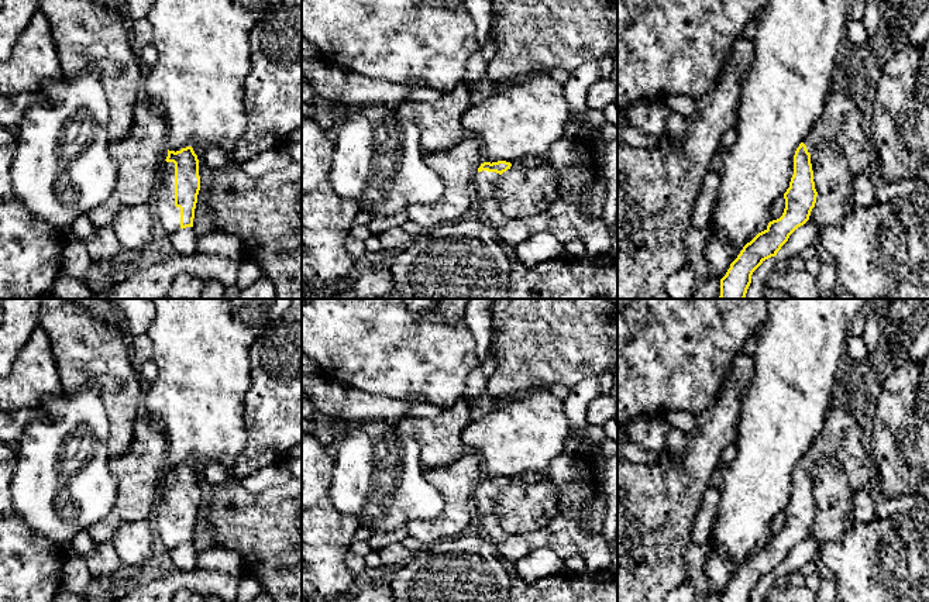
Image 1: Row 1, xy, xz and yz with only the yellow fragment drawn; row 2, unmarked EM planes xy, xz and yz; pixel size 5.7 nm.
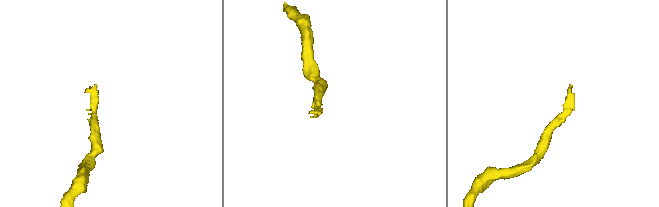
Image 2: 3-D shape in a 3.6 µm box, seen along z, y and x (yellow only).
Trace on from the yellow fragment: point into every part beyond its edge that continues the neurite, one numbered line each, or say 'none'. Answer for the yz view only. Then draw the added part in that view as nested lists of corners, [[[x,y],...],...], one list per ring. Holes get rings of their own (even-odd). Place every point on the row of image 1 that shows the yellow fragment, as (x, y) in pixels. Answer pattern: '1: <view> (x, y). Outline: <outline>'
1: yz (845, 120). Outline: [[[842,69],[837,70],[825,100],[820,118],[804,138],[808,152],[823,141],[835,141],[846,155],[854,178],[873,166],[870,149],[868,110],[861,90],[847,90],[839,85]]]

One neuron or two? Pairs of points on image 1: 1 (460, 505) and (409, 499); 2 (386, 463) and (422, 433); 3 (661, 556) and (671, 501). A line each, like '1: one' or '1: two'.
1: two
2: two
3: one

